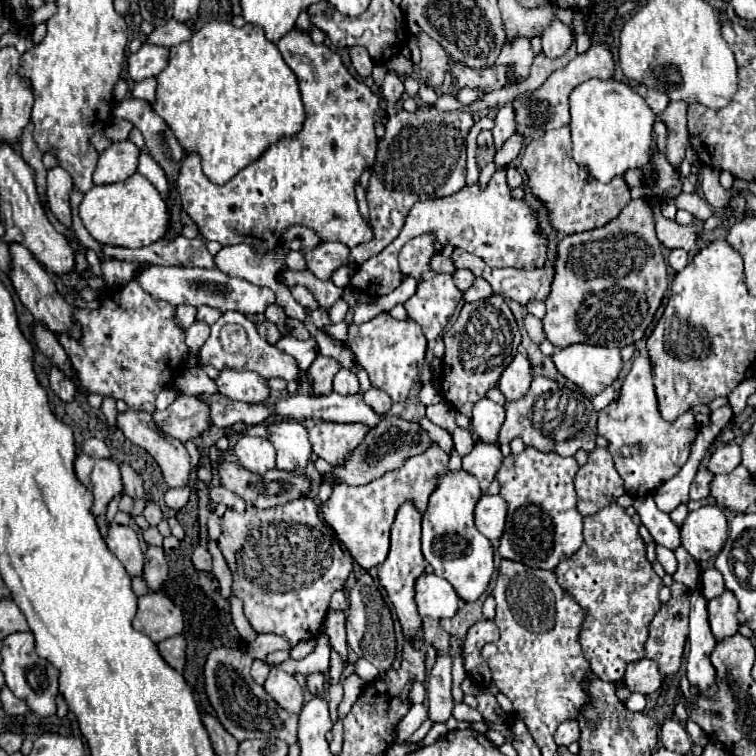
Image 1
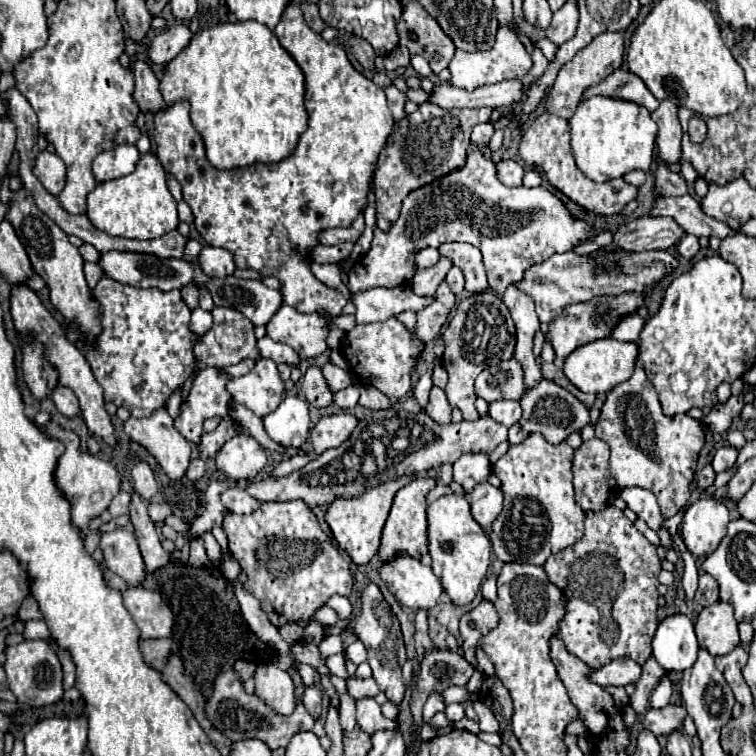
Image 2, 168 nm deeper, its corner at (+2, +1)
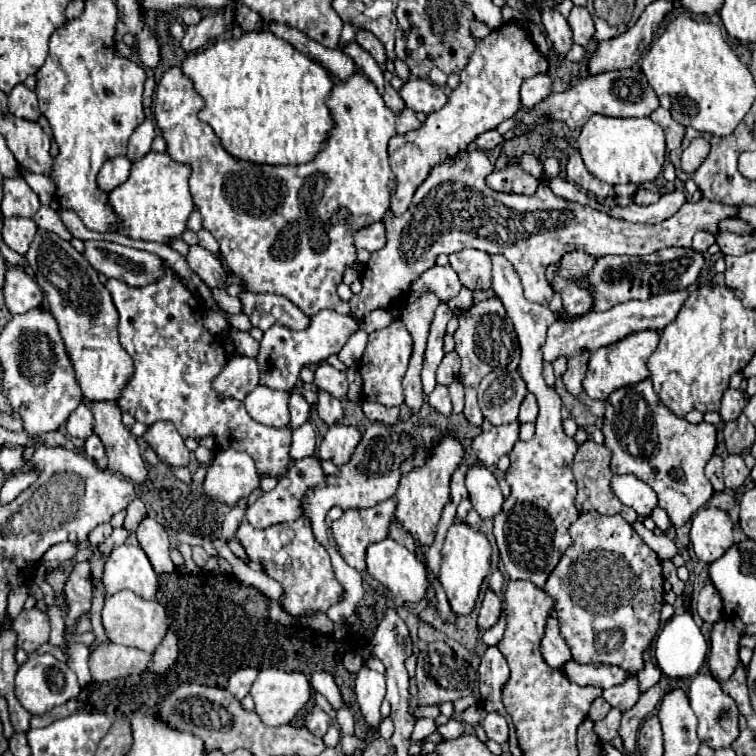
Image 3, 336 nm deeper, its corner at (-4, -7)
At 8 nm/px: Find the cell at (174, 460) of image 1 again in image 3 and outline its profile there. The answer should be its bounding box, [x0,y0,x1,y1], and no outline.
[142,422,190,468]

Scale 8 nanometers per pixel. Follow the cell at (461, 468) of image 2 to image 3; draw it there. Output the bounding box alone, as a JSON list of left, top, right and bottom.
[450,464,468,504]

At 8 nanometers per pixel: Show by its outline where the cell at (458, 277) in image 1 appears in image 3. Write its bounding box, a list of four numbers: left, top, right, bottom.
[408,266,462,302]

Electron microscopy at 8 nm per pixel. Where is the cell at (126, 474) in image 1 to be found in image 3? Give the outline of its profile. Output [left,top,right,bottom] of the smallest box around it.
[136,518,176,574]

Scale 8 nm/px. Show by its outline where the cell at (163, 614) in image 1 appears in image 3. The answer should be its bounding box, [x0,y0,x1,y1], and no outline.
[102,590,168,652]

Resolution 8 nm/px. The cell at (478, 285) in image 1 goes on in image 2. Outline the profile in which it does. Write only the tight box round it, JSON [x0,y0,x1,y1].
[440,242,488,294]

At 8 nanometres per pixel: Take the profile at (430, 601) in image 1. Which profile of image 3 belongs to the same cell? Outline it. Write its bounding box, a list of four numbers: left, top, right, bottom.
[366,538,428,604]

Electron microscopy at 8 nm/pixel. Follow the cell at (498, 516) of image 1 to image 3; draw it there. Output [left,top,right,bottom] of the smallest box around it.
[466,464,504,520]

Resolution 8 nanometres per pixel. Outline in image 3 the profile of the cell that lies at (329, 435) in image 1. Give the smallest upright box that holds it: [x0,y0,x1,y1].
[318,424,362,466]

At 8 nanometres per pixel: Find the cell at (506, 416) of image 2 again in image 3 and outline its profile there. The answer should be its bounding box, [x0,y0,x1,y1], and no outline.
[518,394,538,424]

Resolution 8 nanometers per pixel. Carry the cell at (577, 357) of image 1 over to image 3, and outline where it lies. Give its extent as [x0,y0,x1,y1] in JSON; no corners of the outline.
[582,330,660,400]

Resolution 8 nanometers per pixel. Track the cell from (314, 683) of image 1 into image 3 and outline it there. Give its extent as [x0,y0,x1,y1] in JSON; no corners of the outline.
[306,706,330,738]

